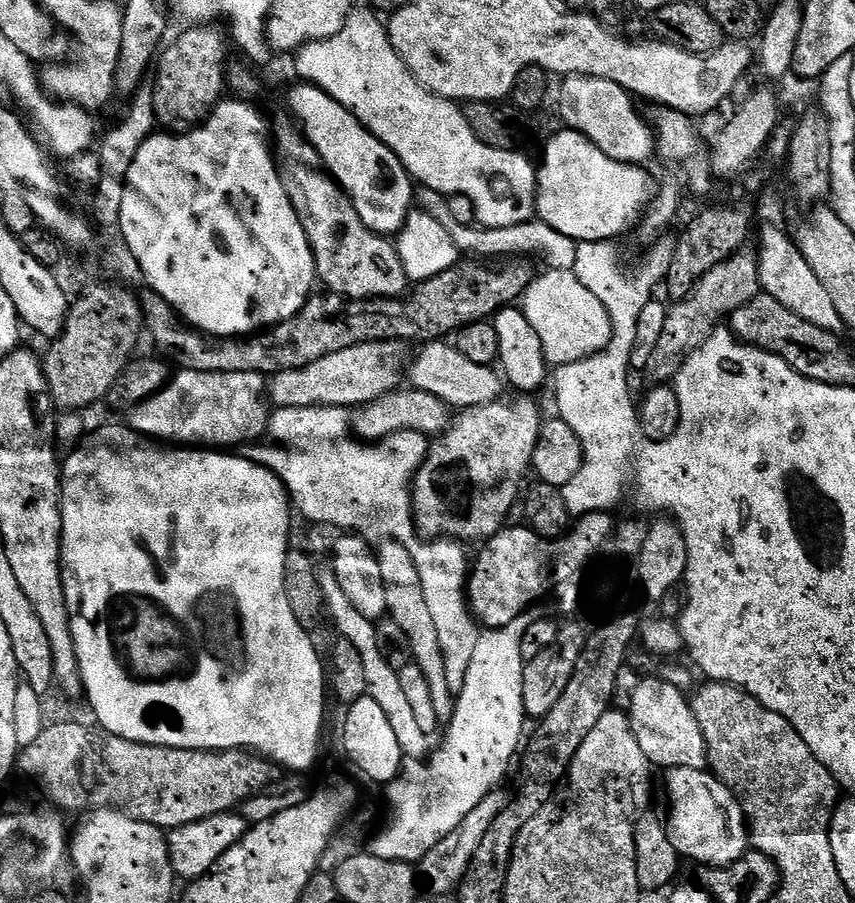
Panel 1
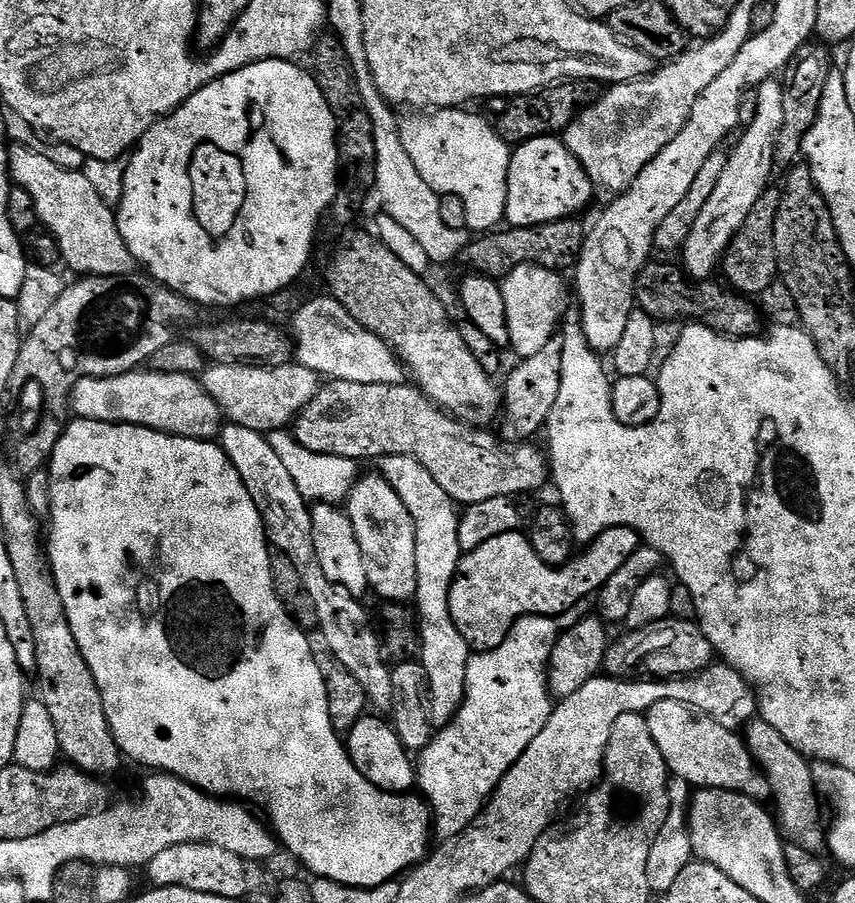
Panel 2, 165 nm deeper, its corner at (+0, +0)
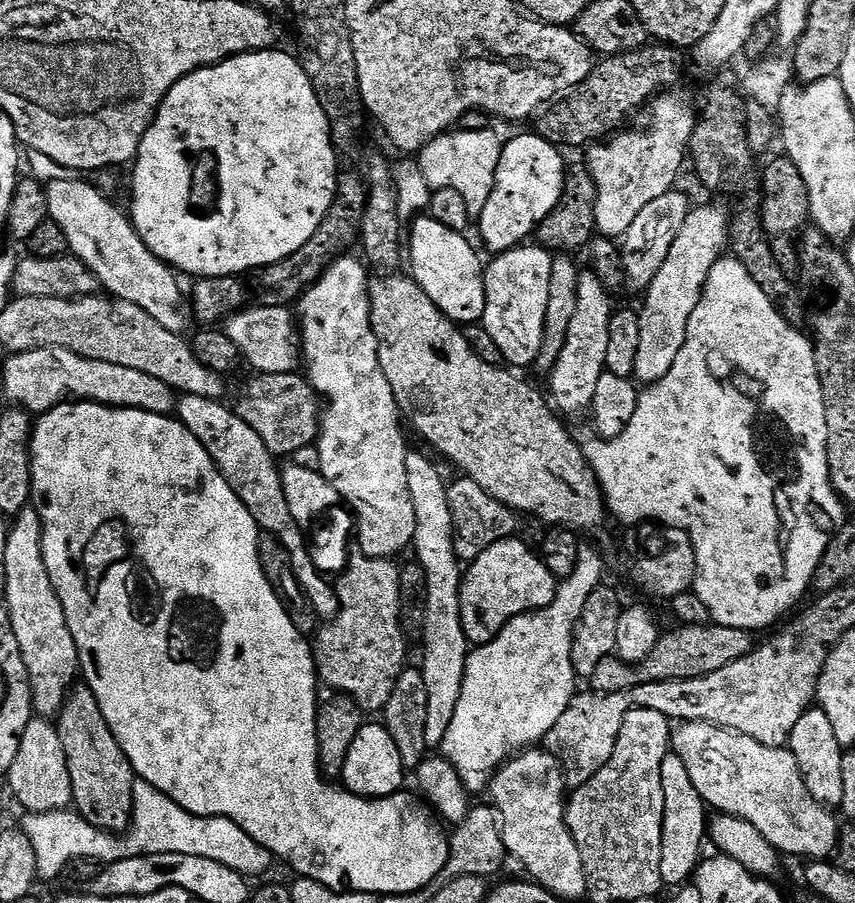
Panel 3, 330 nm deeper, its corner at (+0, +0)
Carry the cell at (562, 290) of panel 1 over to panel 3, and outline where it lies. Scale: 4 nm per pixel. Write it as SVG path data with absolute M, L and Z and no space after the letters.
M521 246L509 252L499 253L493 264L489 263L484 270L486 286L486 310L482 327L494 338L498 350L502 350L504 364L516 370L531 369L538 358L538 350L542 350L542 330L546 326L546 302L550 295L550 266L553 253L543 246L528 248Z

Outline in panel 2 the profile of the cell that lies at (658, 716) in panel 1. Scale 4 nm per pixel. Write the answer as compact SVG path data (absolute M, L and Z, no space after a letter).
M663 700L654 702L647 710L650 738L658 746L662 758L668 764L668 771L673 777L693 784L693 789L721 788L727 792L737 792L751 800L761 802L769 799L768 780L764 772L756 766L756 760L750 754L747 743L740 740L735 731L710 717L689 708L682 702Z

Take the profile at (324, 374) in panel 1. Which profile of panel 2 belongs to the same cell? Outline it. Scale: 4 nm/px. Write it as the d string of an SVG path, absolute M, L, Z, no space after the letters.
M295 362L277 368L212 364L205 367L202 383L206 394L218 402L227 423L267 434L287 429L295 421L322 387L322 378L314 370Z

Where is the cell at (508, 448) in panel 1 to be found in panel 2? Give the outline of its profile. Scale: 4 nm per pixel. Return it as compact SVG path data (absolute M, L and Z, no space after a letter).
M557 334L552 340L538 350L538 354L530 354L519 361L520 365L502 384L502 412L504 432L502 436L508 442L524 442L536 431L547 425L550 414L554 410L554 402L558 402L558 386L562 386L562 346L563 335Z

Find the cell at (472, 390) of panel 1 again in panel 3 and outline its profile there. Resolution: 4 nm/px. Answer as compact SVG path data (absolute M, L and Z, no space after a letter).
M249 306L234 312L226 320L226 331L234 346L238 346L241 357L256 374L286 374L296 372L302 360L302 345L298 335L298 324L288 313L287 307Z

